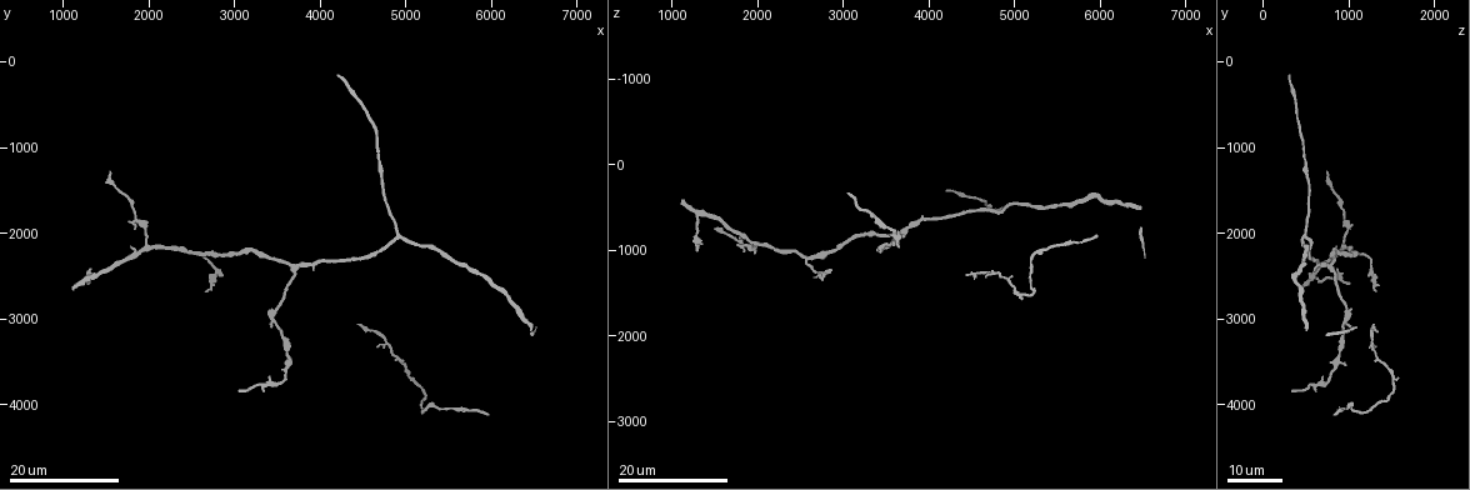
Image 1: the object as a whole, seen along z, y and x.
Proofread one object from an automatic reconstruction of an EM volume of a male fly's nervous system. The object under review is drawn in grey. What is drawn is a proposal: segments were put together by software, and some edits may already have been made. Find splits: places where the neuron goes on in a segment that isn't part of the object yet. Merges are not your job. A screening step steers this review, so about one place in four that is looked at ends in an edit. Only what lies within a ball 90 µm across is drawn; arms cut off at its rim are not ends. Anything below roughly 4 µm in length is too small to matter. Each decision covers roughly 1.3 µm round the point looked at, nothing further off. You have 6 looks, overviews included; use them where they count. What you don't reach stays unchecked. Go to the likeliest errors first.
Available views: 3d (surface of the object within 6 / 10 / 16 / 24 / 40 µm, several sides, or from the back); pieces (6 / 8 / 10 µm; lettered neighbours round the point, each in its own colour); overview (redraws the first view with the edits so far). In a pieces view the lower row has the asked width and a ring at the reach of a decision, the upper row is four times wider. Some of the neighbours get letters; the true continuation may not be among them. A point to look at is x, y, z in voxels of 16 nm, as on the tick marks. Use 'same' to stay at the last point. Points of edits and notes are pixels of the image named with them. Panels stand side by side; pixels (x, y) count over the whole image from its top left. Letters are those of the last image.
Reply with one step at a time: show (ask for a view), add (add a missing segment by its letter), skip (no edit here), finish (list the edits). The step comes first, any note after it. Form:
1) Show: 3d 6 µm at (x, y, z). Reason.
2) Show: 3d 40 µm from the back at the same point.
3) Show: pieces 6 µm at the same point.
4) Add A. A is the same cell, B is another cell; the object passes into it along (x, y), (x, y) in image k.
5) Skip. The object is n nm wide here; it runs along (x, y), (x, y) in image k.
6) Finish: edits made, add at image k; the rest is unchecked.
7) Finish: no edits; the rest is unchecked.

Show: 3d 16 µm at (3050, 3850, 350). An open end.

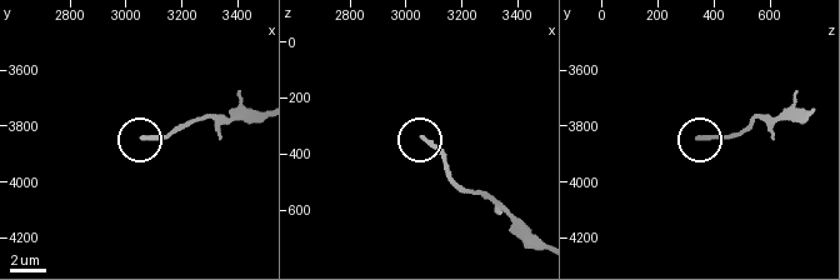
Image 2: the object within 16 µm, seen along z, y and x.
Show: 3d 6 µm at (3060, 3850, 330).

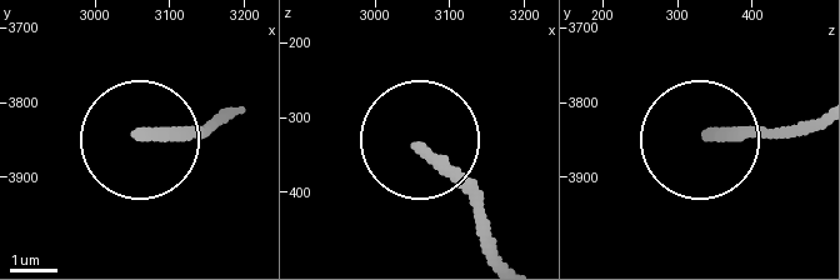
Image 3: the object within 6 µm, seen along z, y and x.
Show: pieces 6 µm at (3060, 3840, 340).

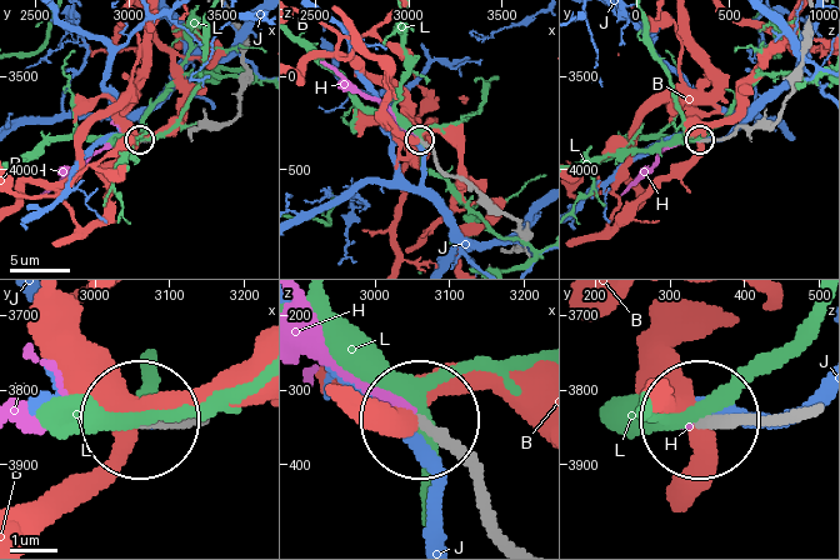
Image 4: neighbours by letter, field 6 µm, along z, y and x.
Add H. H is the same cell, B, J and L are other cells; the object passes into it along (503, 533), (479, 485), (300, 306) in image 4; it goes on there.

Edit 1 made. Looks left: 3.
Show: 3d 16 µm at (4200, 150, 300). End of a long branch.

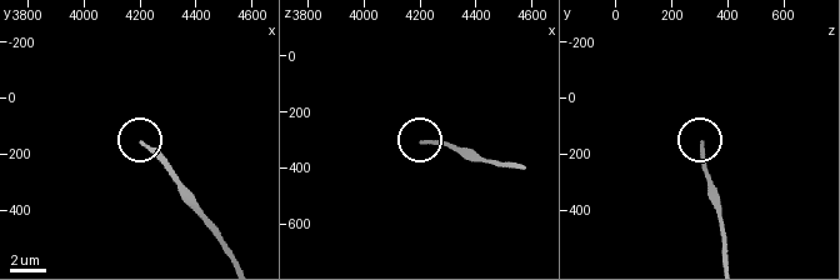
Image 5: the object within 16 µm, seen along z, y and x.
Show: pieces 6 µm at (4210, 160, 310). See the neighbours.

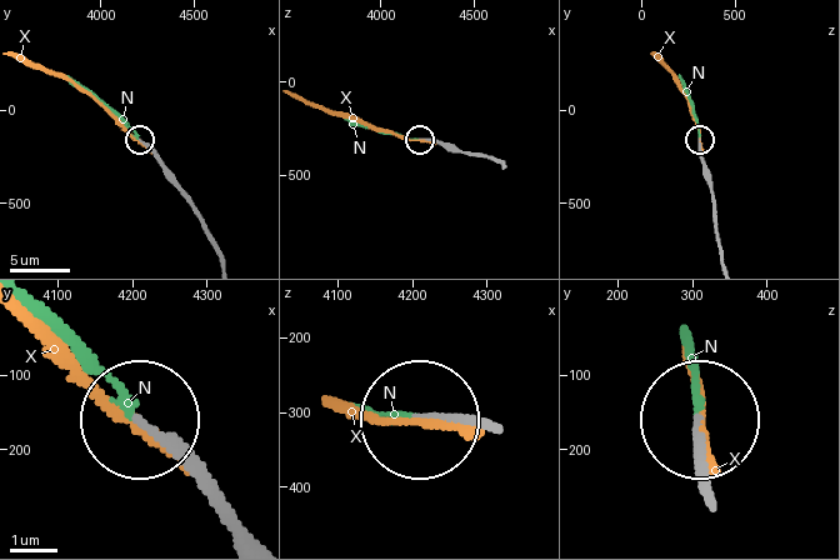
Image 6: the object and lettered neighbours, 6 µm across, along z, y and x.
Add N. N is the same cell, X is another cell; the object passes into it along (710, 171), (700, 154), (695, 109), (680, 74) in image 6; it goes on there.

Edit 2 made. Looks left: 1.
Finish: edits made, add at image 4, add at image 6; the rest is unchecked.

